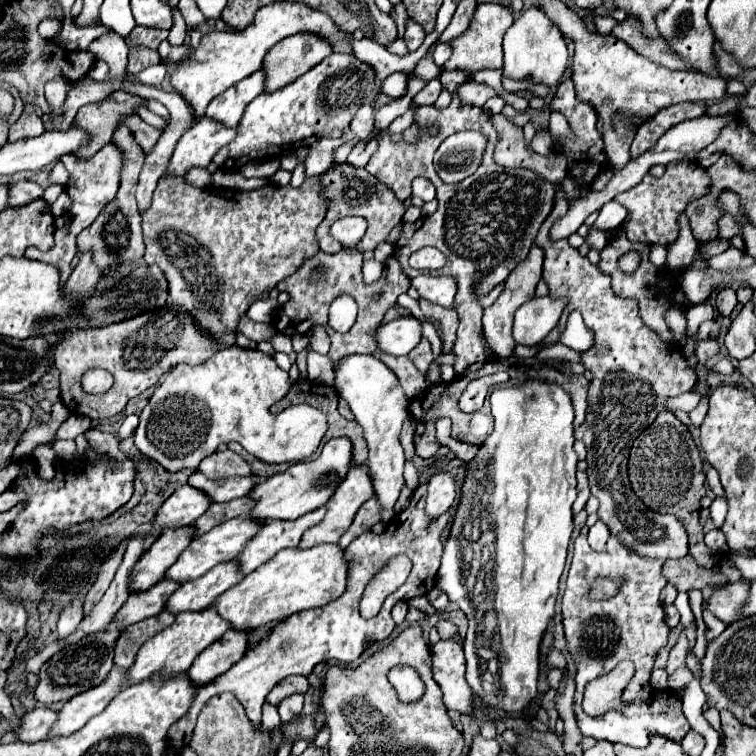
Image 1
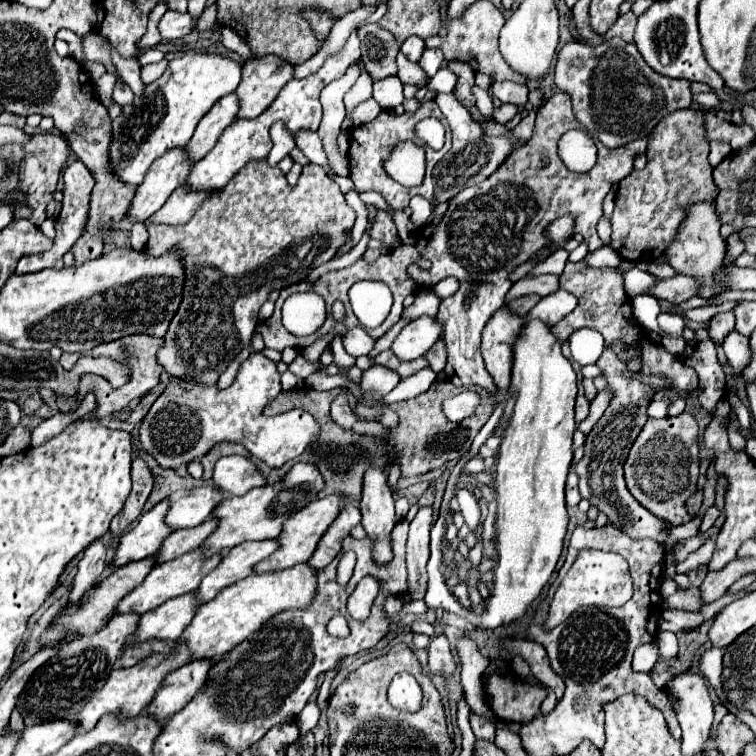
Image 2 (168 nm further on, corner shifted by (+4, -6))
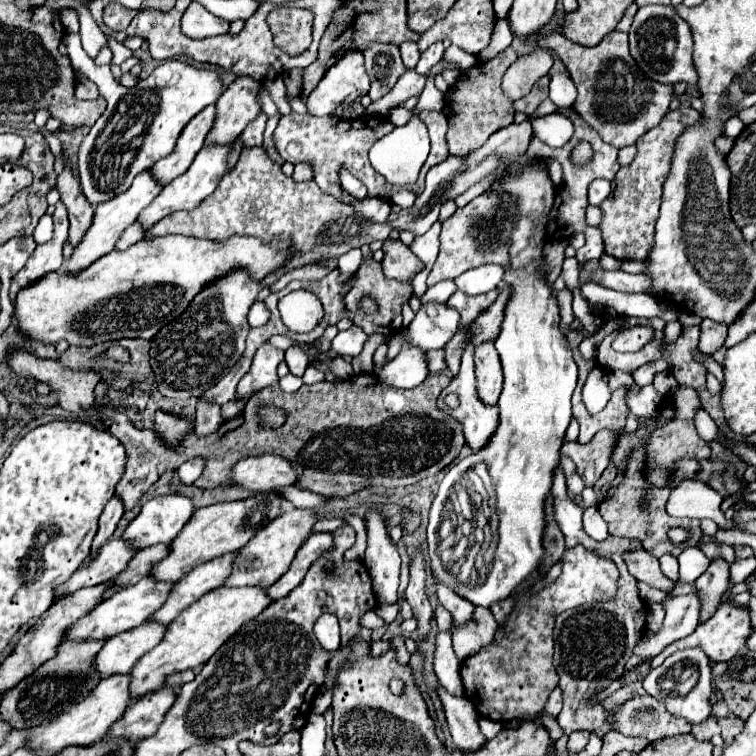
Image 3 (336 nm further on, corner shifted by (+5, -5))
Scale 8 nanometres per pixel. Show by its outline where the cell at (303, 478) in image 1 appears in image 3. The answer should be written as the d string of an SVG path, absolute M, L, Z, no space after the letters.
M275 492L259 494L239 502L221 502L195 510L191 520L187 522L187 528L183 528L183 532L179 532L179 536L169 544L169 554L161 562L153 564L151 568L153 580L179 582L195 566L219 558L227 552L241 550L251 540L251 536L255 536L257 530L267 526L279 514L281 514L281 496Z

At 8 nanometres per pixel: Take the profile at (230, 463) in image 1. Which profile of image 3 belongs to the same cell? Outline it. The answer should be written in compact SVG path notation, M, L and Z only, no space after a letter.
M263 454L237 462L233 468L233 480L243 488L267 492L295 484L297 472L289 460L275 454Z

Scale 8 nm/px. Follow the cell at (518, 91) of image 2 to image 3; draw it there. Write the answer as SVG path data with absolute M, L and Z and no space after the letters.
M539 48L531 54L519 56L503 76L503 92L511 100L519 100L531 92L533 84L543 78L553 66L553 56L549 50Z

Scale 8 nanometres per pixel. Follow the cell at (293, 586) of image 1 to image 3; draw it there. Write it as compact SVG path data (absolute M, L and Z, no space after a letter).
M217 588L207 592L203 598L199 598L195 604L187 606L165 630L163 640L151 650L145 652L137 664L131 670L131 684L129 684L129 694L131 700L137 700L149 692L155 692L165 686L167 676L197 668L205 664L219 648L223 642L227 642L241 624L253 620L261 610L265 610L271 604L263 588Z

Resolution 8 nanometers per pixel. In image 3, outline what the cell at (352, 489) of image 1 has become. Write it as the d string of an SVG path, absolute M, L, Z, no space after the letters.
M289 510L283 516L271 520L271 524L267 524L263 530L259 530L249 540L249 544L237 552L231 576L225 580L223 586L261 586L261 588L267 588L267 586L275 584L287 572L291 560L295 558L295 552L309 538L315 522L317 522L317 518L311 510Z

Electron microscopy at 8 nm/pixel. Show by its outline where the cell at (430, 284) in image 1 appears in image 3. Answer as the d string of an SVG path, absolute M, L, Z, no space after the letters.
M485 264L485 266L463 272L459 278L455 278L455 284L461 292L465 292L469 296L475 296L475 294L495 290L495 286L501 282L501 276L503 276L501 266Z

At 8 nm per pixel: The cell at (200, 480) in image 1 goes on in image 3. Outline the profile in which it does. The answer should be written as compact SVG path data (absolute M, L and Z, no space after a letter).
M169 494L151 498L141 506L141 512L121 538L137 552L153 544L169 544L187 524L193 510L193 502L187 496Z

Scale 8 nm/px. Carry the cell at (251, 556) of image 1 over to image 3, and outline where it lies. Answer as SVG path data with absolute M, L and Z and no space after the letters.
M225 554L191 570L187 576L183 576L183 580L179 580L171 588L165 604L157 612L153 612L149 620L167 626L175 616L179 616L179 612L183 612L183 608L199 600L203 594L219 588L231 574L233 558L233 554Z

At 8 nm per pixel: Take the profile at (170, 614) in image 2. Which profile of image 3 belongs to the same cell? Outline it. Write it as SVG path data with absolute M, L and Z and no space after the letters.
M145 622L129 632L109 638L103 644L101 652L95 656L95 672L99 672L101 678L107 678L111 674L129 674L139 656L159 644L163 632L163 624Z

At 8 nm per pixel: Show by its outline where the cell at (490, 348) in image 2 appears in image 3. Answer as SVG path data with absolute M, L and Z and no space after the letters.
M493 342L475 348L475 376L477 376L477 396L483 404L495 406L503 388L501 360Z

